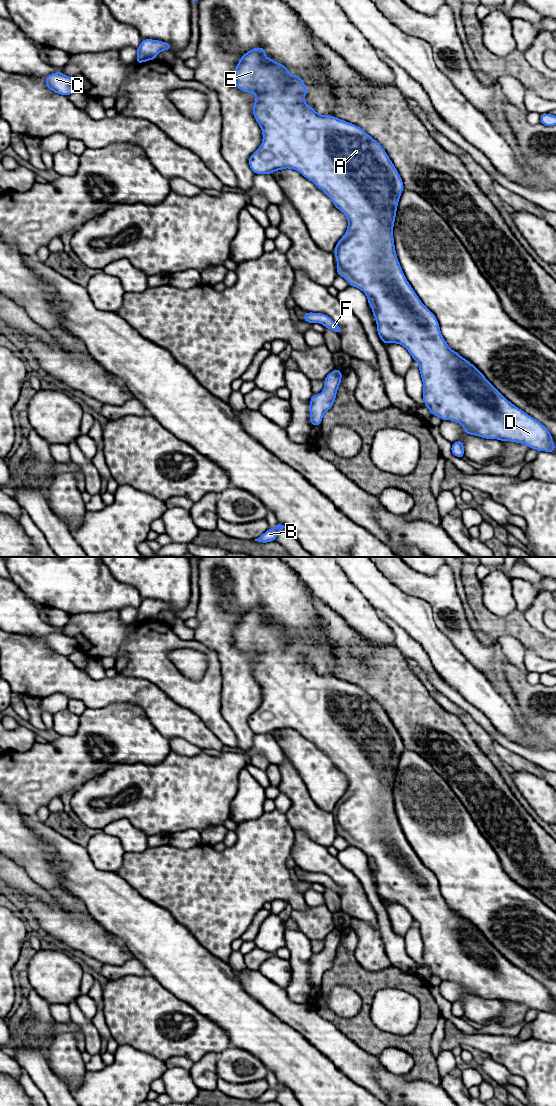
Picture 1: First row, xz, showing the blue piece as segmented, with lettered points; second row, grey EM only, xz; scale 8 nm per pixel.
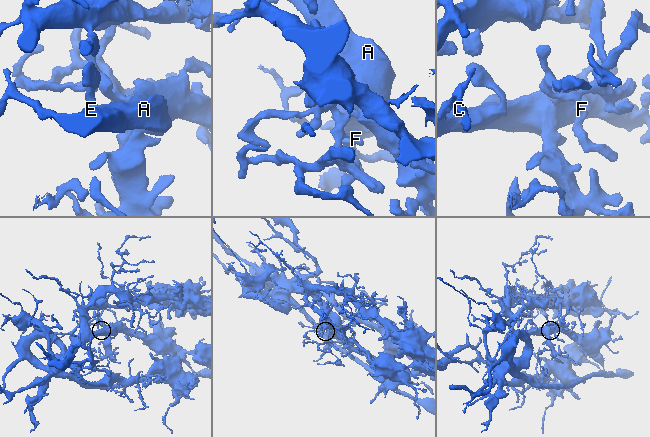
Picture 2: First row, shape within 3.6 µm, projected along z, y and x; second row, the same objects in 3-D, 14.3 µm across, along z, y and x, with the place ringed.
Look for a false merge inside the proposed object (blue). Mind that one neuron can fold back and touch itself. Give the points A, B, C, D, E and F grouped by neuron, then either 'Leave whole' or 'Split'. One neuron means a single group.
Groups: A B C D E F. Leave whole

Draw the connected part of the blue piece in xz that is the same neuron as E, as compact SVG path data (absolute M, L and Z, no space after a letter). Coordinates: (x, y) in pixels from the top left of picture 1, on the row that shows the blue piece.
M256 47L241 56L233 71L236 87L243 92L256 95L253 115L261 127L263 140L248 161L253 173L272 174L286 168L299 171L345 214L348 227L334 249L338 264L337 274L345 278L350 286L366 294L381 341L384 344L397 343L404 346L412 359L418 362L423 382L423 402L431 412L431 417L436 415L441 420L456 421L468 435L521 443L539 452L555 453L555 444L550 431L538 420L508 401L475 365L448 346L440 332L436 316L421 302L407 281L397 258L393 237L397 206L404 184L386 151L361 127L335 116L317 113L312 106L305 103L307 87L301 77L292 75L283 64L265 55L265 48Z

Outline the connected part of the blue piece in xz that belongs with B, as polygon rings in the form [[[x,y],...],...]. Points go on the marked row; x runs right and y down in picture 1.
[[[278,522],[277,525],[274,528],[269,528],[259,538],[255,539],[255,541],[261,542],[261,543],[268,543],[268,542],[271,542],[271,541],[275,541],[278,533],[283,528],[286,528],[286,527]]]

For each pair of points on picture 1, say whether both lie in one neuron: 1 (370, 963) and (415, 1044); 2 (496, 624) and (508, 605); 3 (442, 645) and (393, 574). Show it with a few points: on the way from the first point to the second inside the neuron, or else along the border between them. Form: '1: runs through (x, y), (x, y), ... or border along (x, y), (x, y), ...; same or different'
1: border along (354, 957), (368, 970), (384, 970), (392, 967); different
2: border along (483, 601), (498, 615), (508, 615), (516, 609); different
3: border along (389, 579), (403, 591), (421, 598), (428, 605); different

